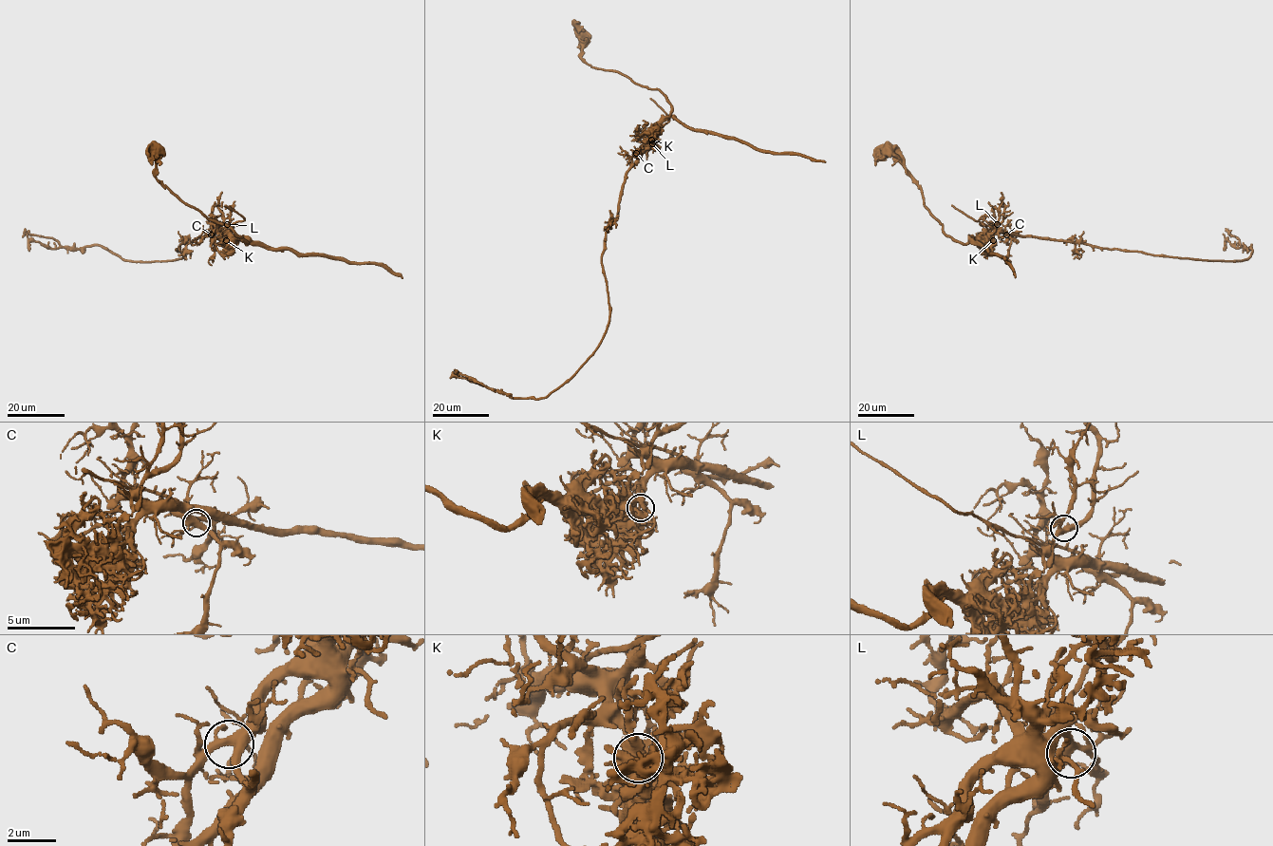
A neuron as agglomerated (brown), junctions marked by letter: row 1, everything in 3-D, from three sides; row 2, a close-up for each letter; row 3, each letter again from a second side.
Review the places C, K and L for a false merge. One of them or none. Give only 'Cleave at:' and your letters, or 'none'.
Cleave at: K

